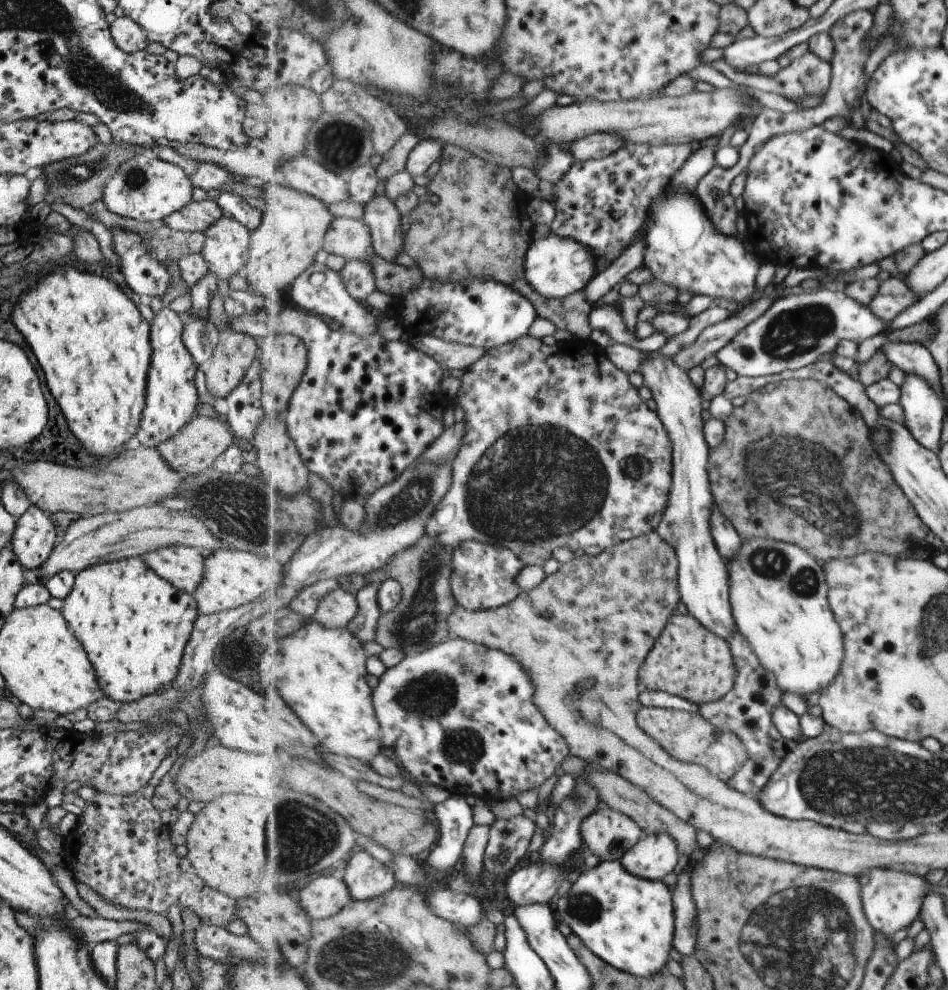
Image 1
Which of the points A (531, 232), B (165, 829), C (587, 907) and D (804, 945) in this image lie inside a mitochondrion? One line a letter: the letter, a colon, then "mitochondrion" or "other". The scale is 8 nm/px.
A: other
B: other
C: mitochondrion
D: mitochondrion

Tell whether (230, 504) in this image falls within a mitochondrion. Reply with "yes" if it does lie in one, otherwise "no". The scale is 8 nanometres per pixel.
yes

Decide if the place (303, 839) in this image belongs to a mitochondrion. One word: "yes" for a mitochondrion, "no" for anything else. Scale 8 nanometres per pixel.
yes

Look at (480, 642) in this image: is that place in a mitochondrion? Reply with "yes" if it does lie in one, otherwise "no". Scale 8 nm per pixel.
no

